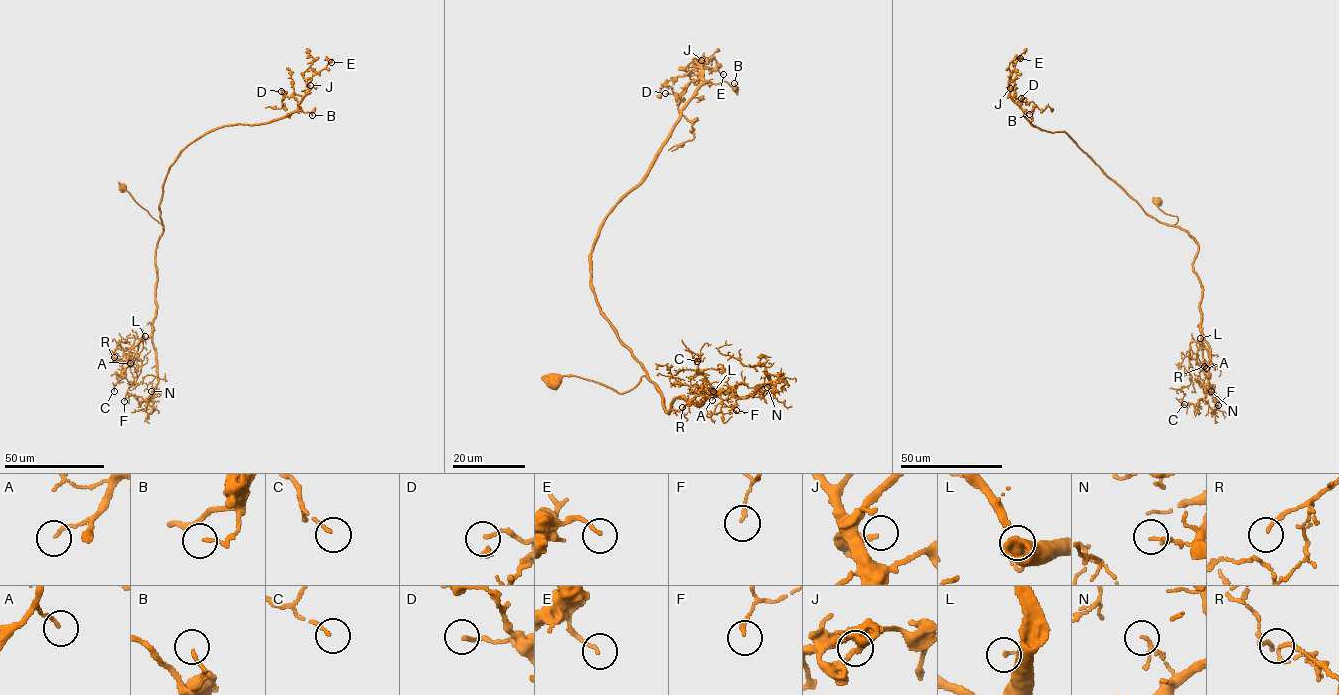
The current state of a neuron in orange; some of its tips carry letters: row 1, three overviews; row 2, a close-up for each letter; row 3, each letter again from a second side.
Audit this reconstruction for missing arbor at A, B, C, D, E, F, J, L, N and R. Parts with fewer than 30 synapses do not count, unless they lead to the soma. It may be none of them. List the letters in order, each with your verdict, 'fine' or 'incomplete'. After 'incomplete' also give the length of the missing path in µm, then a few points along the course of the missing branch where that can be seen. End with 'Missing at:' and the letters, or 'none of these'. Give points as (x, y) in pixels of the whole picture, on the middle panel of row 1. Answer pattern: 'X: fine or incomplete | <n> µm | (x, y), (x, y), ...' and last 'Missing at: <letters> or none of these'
A: fine
B: fine
C: fine
D: fine
E: fine
F: fine
J: fine
L: fine
N: fine
R: fine
Missing at: none of these

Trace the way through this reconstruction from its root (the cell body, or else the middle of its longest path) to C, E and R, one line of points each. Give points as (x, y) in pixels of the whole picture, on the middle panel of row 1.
C: (554, 382), (620, 393), (646, 376), (668, 412), (723, 390), (697, 361)
E: (554, 382), (620, 393), (646, 375), (598, 304), (591, 251), (705, 81), (696, 58), (723, 74)
R: (554, 382), (620, 393), (646, 376), (668, 412), (723, 390), (682, 407)

